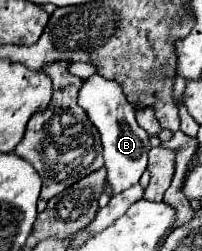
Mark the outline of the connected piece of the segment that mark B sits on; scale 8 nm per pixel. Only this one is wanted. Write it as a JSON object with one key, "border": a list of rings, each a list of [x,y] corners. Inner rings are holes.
{"border":[[[91,75],[91,77],[83,79],[77,103],[87,113],[89,121],[97,127],[97,131],[101,135],[103,157],[105,157],[105,167],[107,167],[107,181],[109,181],[113,193],[119,193],[119,191],[139,183],[143,171],[147,169],[147,155],[149,155],[151,143],[149,143],[147,131],[137,125],[135,111],[127,103],[123,91],[119,91],[119,83],[103,79],[99,75]]]}

